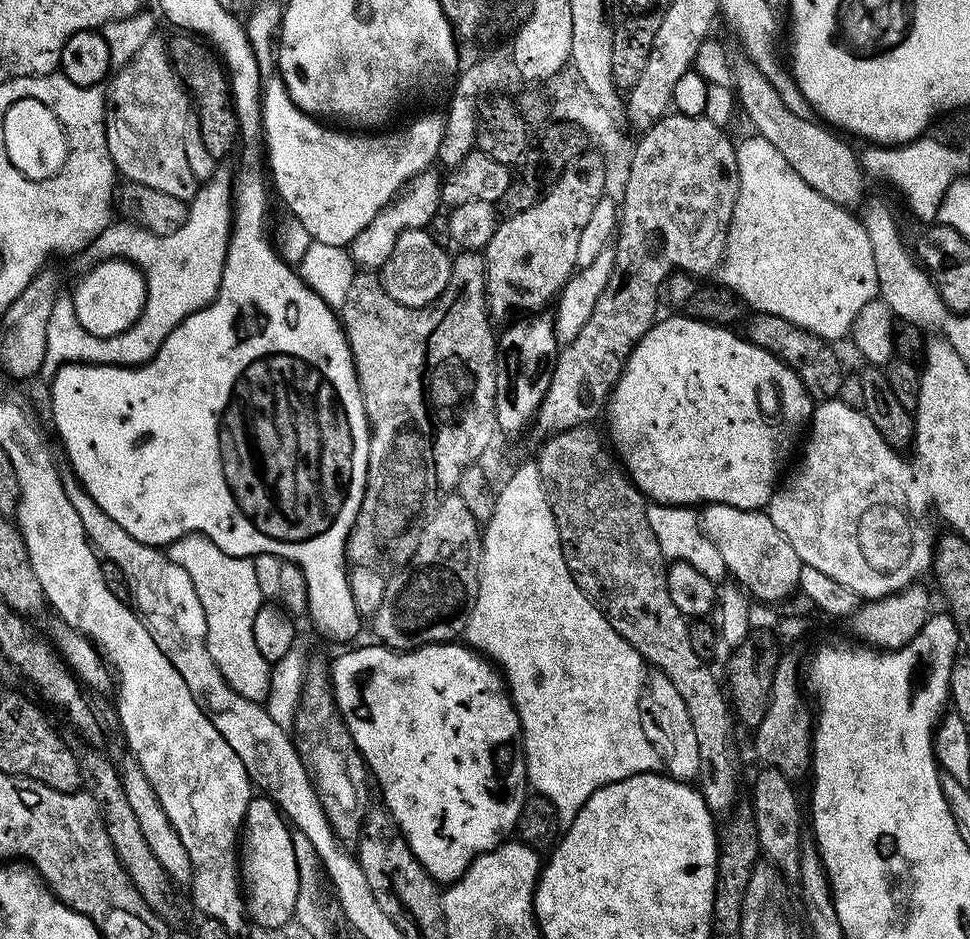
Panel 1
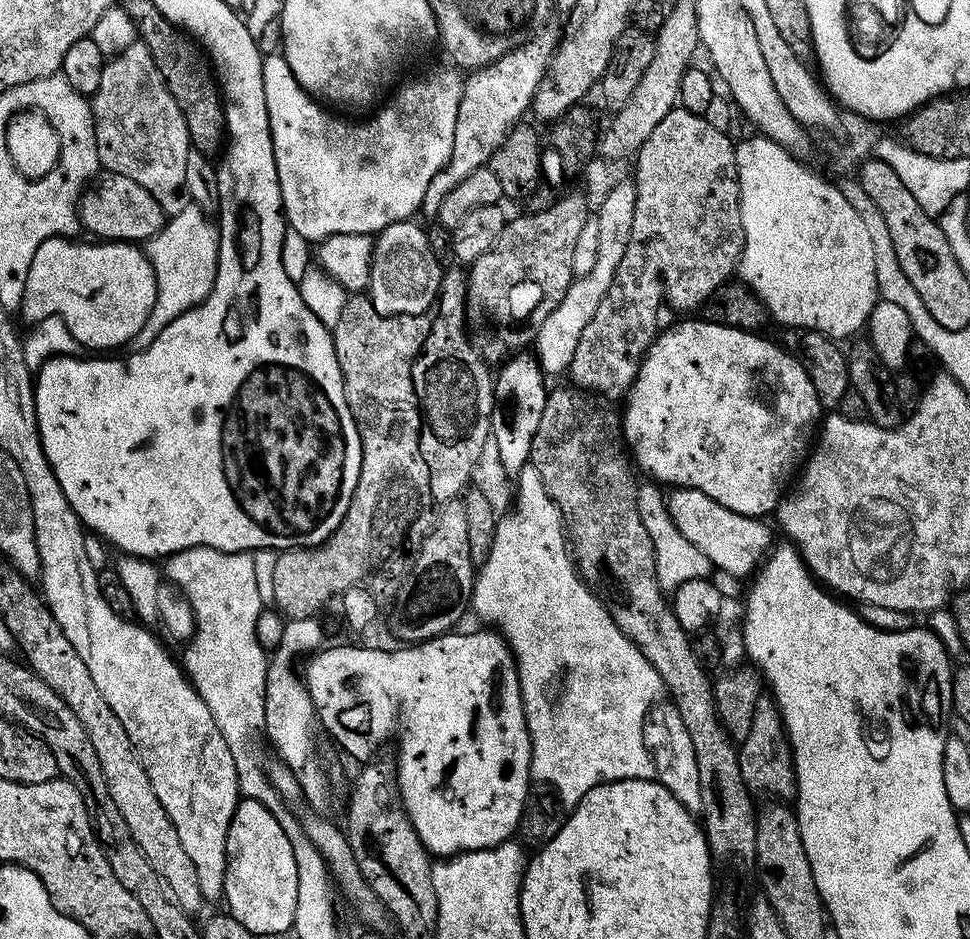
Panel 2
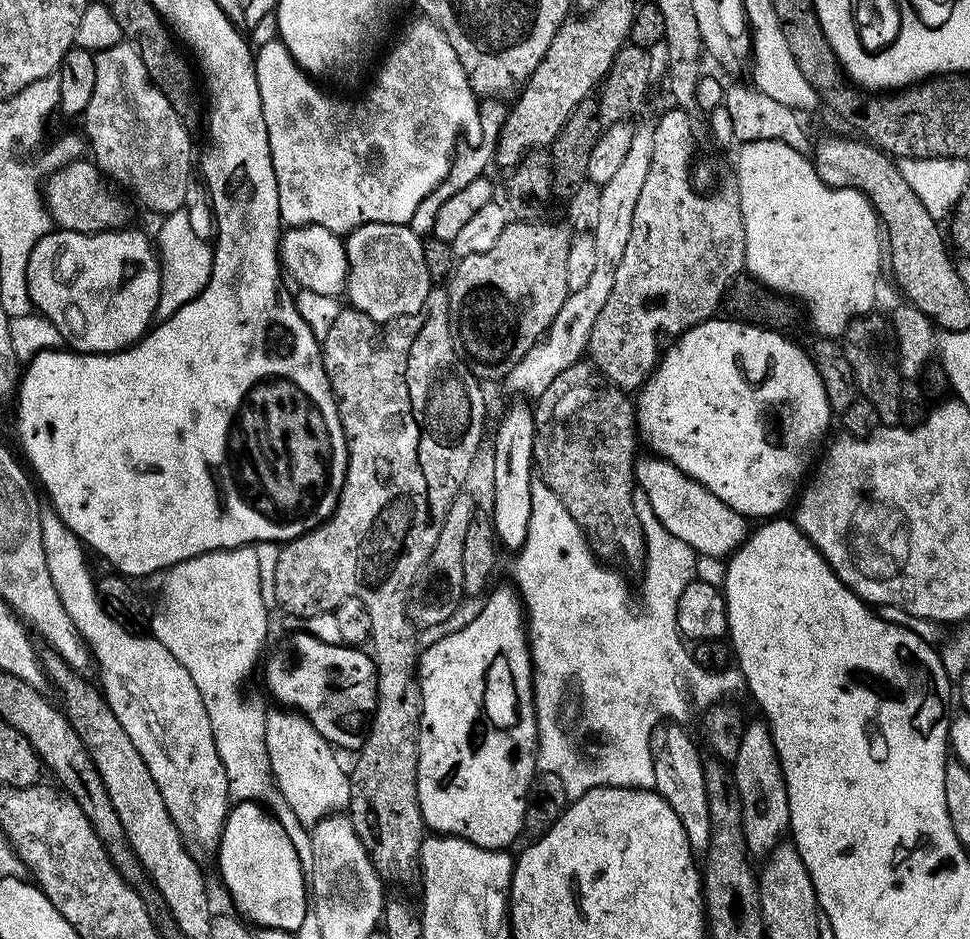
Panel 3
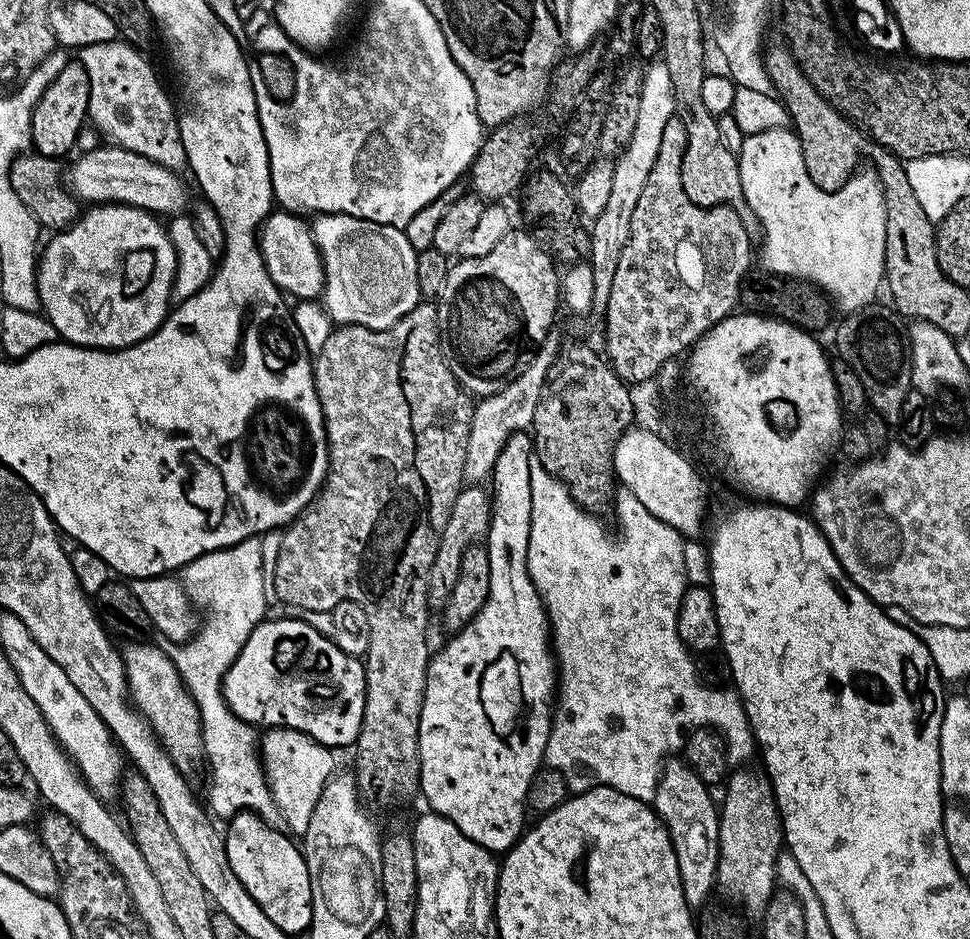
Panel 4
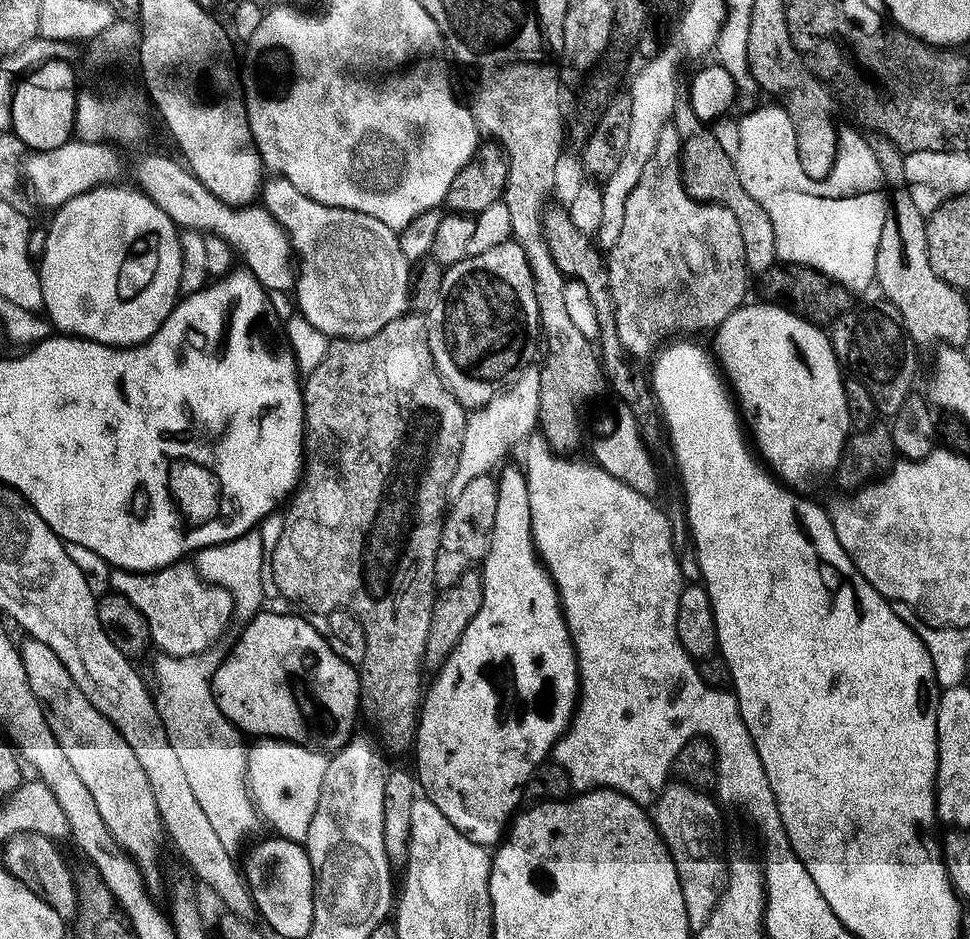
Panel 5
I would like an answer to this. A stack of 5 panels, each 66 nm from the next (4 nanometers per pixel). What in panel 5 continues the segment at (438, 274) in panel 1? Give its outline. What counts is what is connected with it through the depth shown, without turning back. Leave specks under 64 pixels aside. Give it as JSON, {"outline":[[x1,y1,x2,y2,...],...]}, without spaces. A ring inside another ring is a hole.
{"outline":[[283,176,273,177,273,180,272,177,265,179,262,185,262,204,292,242,298,261,294,293,300,307,297,308,299,315,323,336,337,340,361,340,372,336,390,321,405,315,410,308,410,261,402,254,397,229,386,226,386,222,378,222,378,218,370,218,370,214,322,206,322,202,306,198,306,194,299,192]]}

